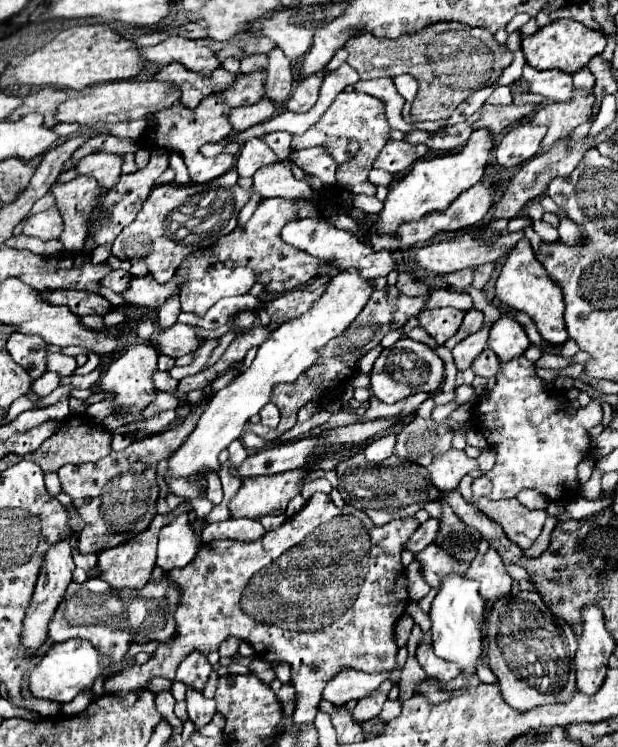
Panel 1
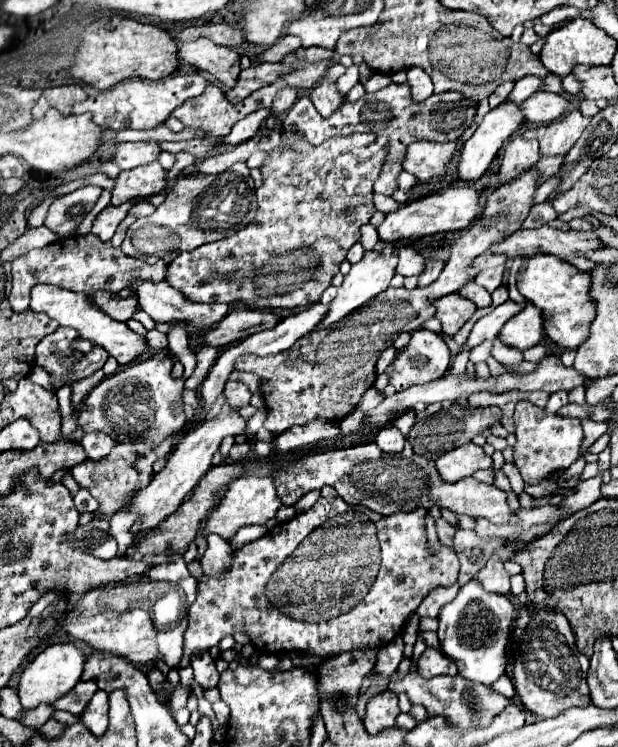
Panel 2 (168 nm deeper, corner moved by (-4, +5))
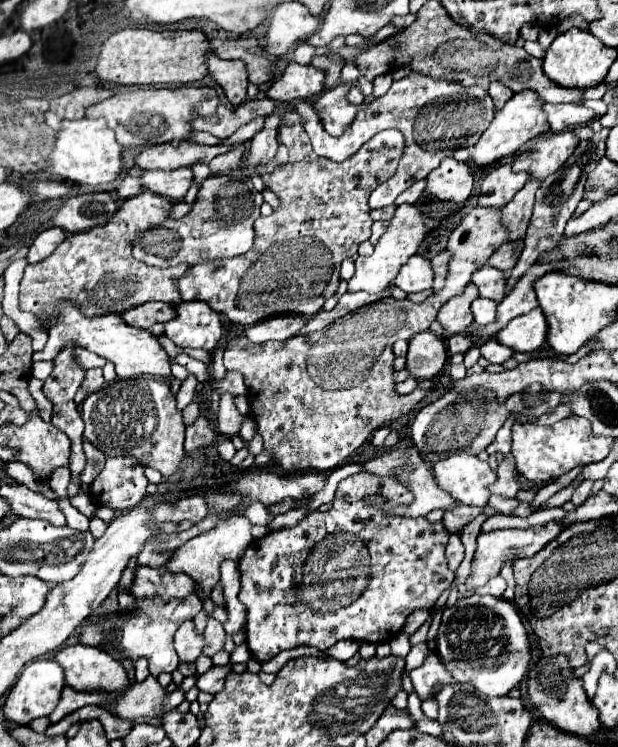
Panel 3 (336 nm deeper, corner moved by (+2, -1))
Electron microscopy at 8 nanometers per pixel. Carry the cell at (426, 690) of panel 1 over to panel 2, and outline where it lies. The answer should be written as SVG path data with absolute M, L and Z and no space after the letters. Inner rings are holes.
M408 674L404 680L398 680L398 676L392 676L388 690L394 694L406 692L412 704L422 704L430 716L444 716L448 724L456 724L458 728L488 726L512 702L512 698L506 698L484 684L472 684L470 680L464 680L462 676L434 676L428 680L420 678L418 674Z

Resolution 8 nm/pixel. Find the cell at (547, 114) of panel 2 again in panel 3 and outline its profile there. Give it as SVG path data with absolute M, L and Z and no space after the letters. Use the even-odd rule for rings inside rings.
M544 104L544 112L548 116L548 124L552 132L562 132L570 126L590 122L596 116L594 110L576 104Z

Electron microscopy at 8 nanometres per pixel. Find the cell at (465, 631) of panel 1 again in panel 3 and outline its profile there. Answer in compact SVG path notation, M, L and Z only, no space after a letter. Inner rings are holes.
M466 596L442 614L436 652L456 682L472 684L484 696L506 696L526 676L530 642L516 606L496 596Z

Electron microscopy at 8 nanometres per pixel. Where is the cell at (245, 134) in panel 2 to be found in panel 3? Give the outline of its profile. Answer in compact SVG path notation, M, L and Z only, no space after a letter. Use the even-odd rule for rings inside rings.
M242 142L242 144L238 144L238 146L234 146L230 152L226 152L226 154L218 154L214 160L210 160L210 170L212 170L212 174L216 174L216 172L230 172L230 170L236 170L236 168L240 168L242 166L242 156L244 156L244 152L246 152L246 144Z

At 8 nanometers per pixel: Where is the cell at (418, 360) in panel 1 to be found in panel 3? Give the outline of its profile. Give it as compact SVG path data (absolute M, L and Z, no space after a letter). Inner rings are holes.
M422 332L410 340L408 356L406 356L406 370L410 378L422 382L432 380L446 362L446 348L438 336L432 332Z

